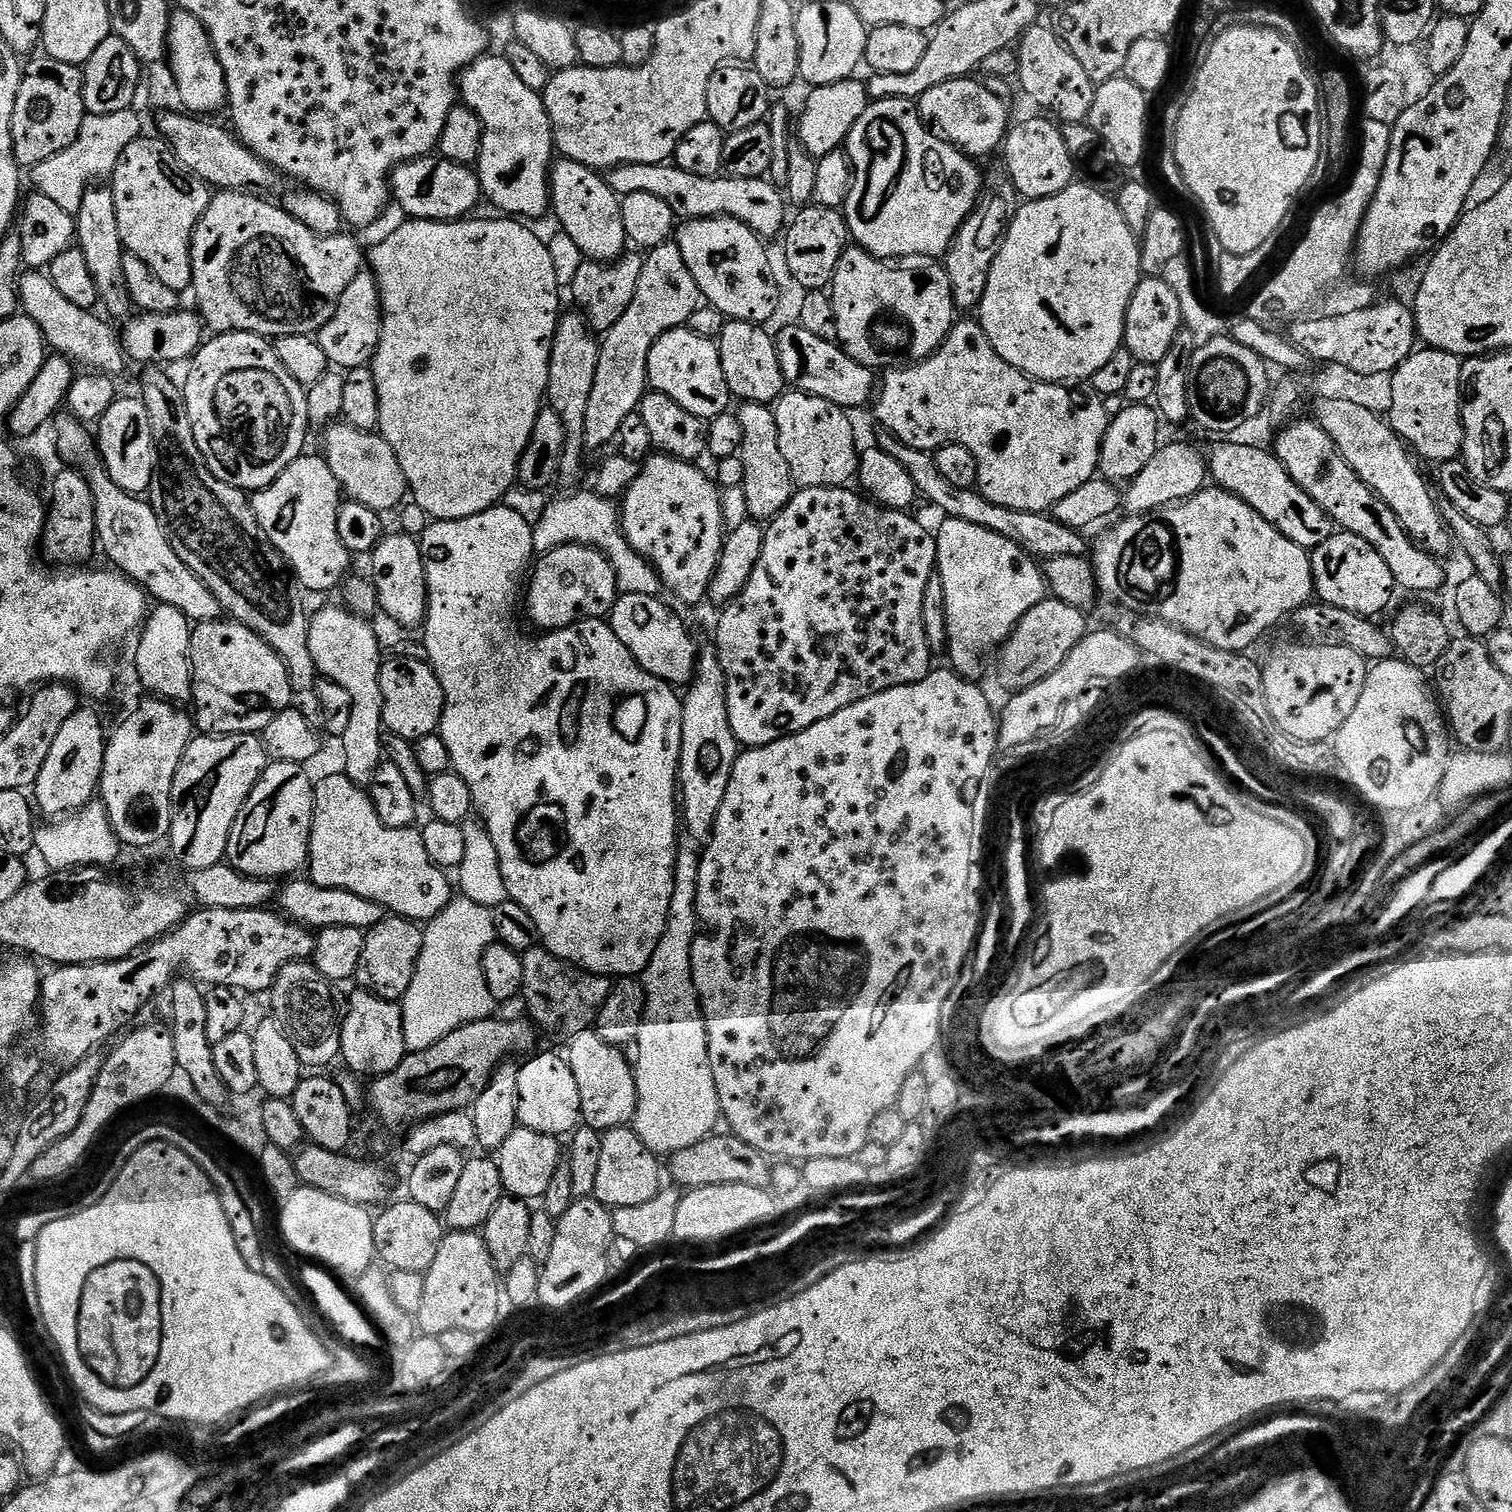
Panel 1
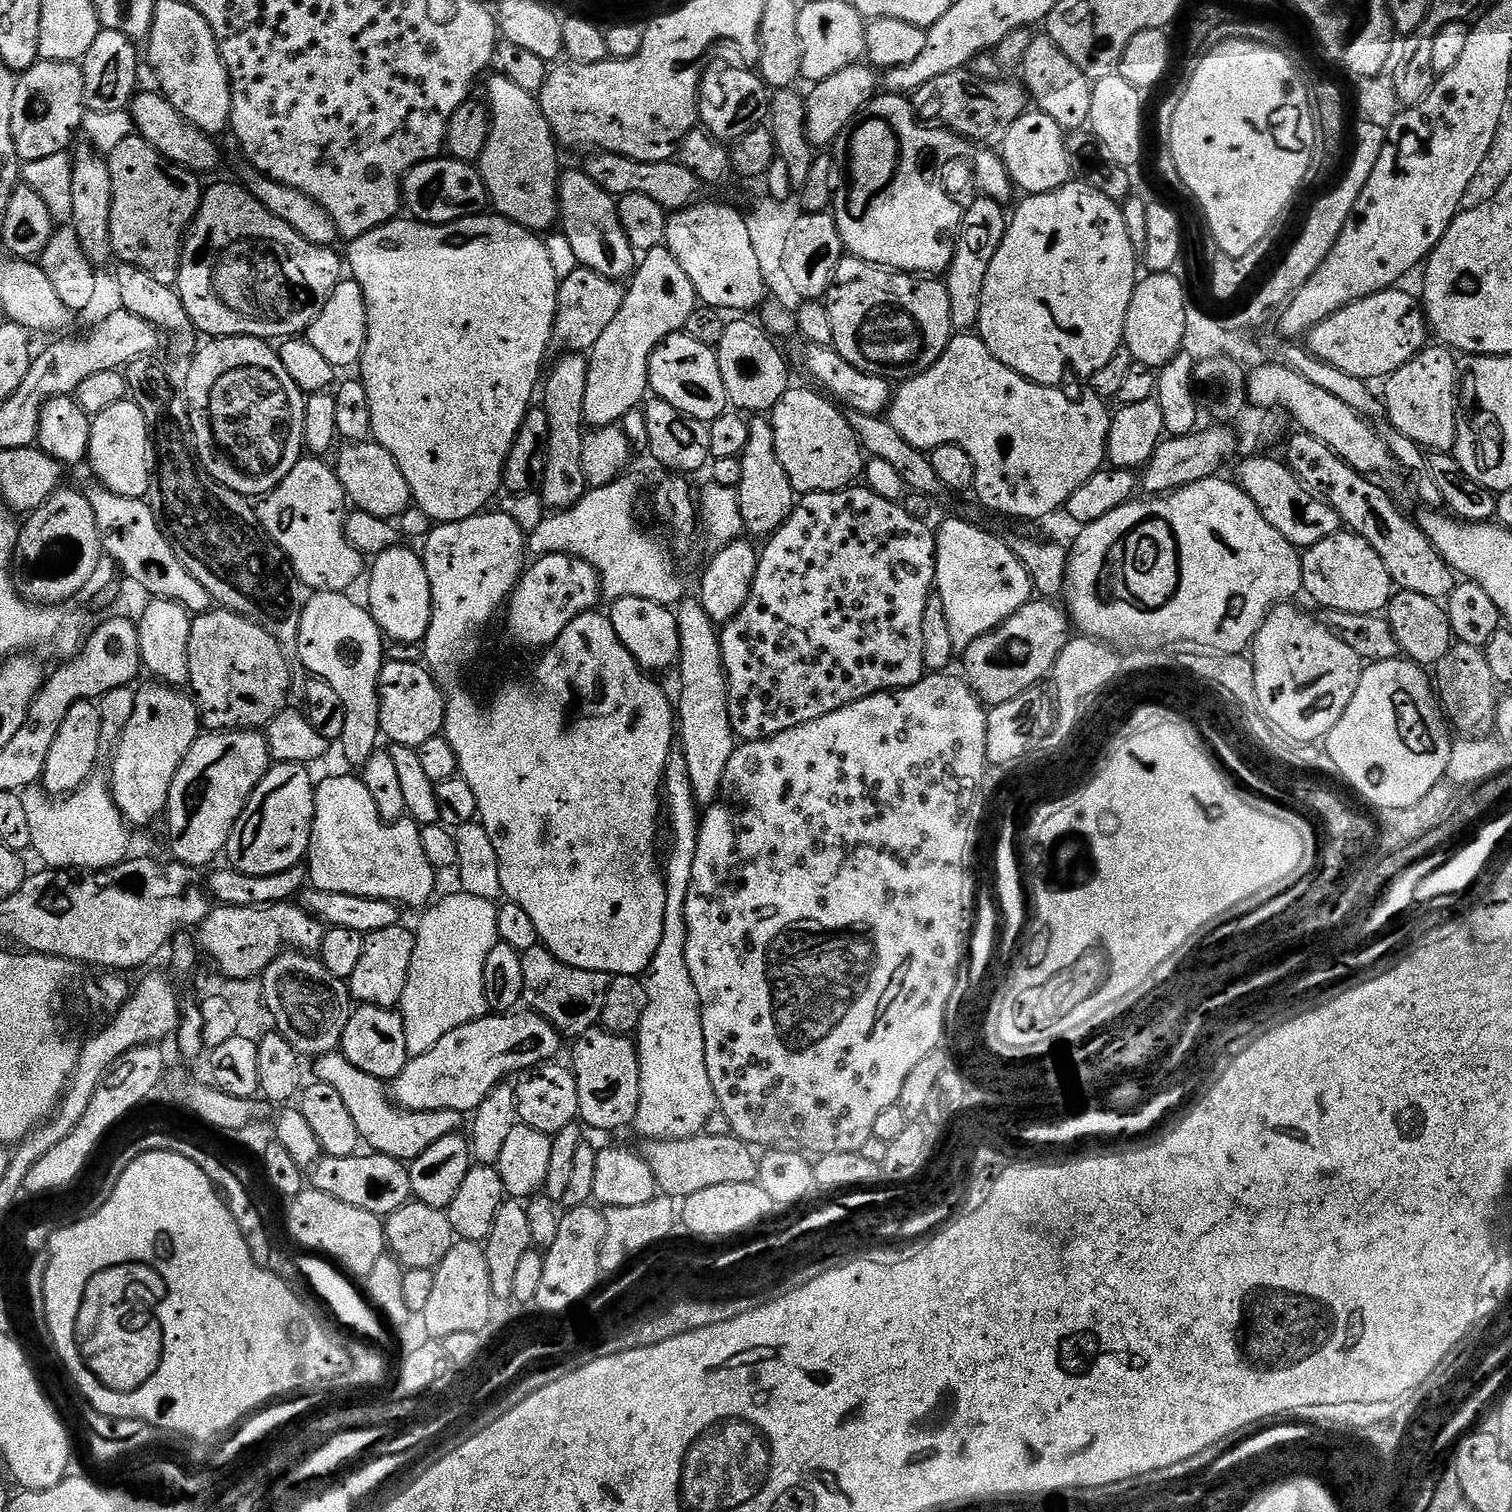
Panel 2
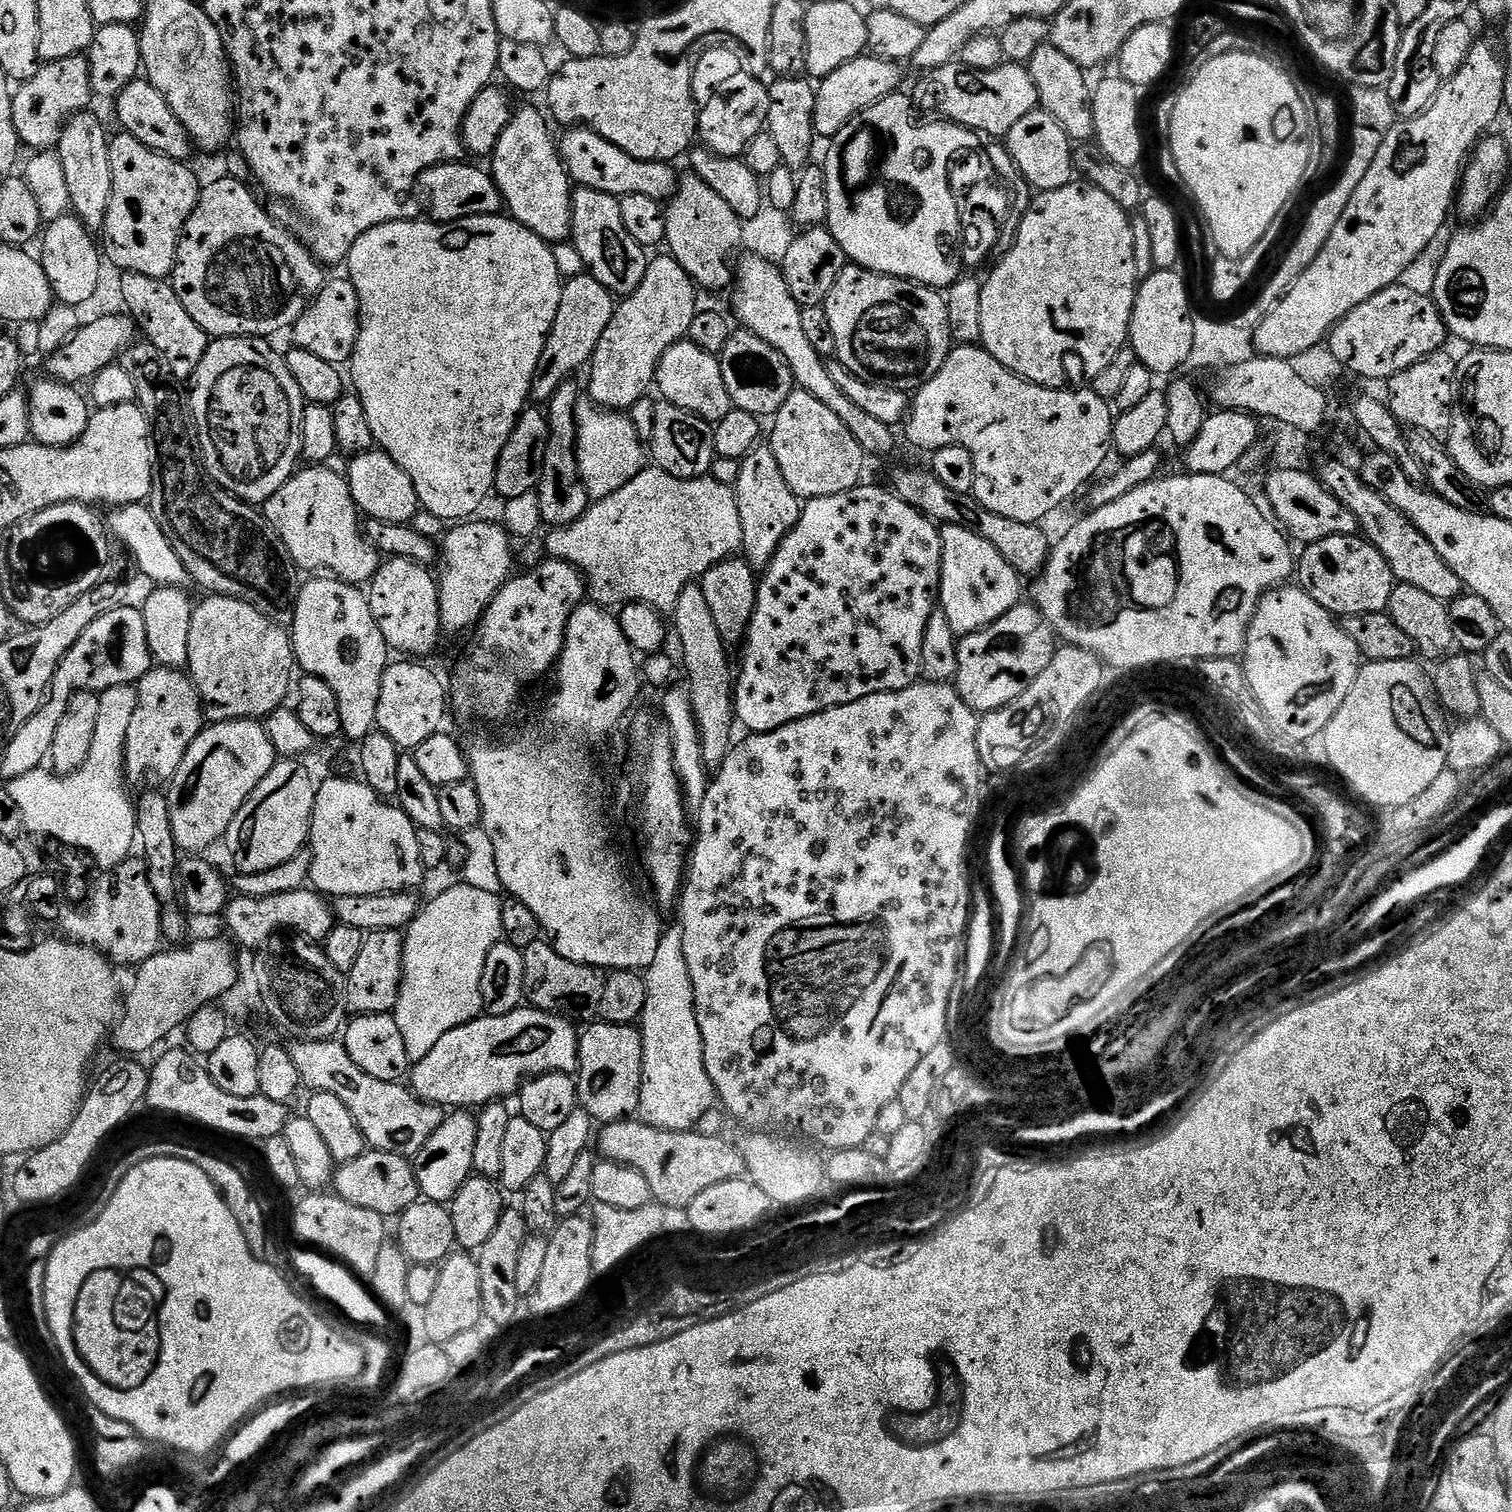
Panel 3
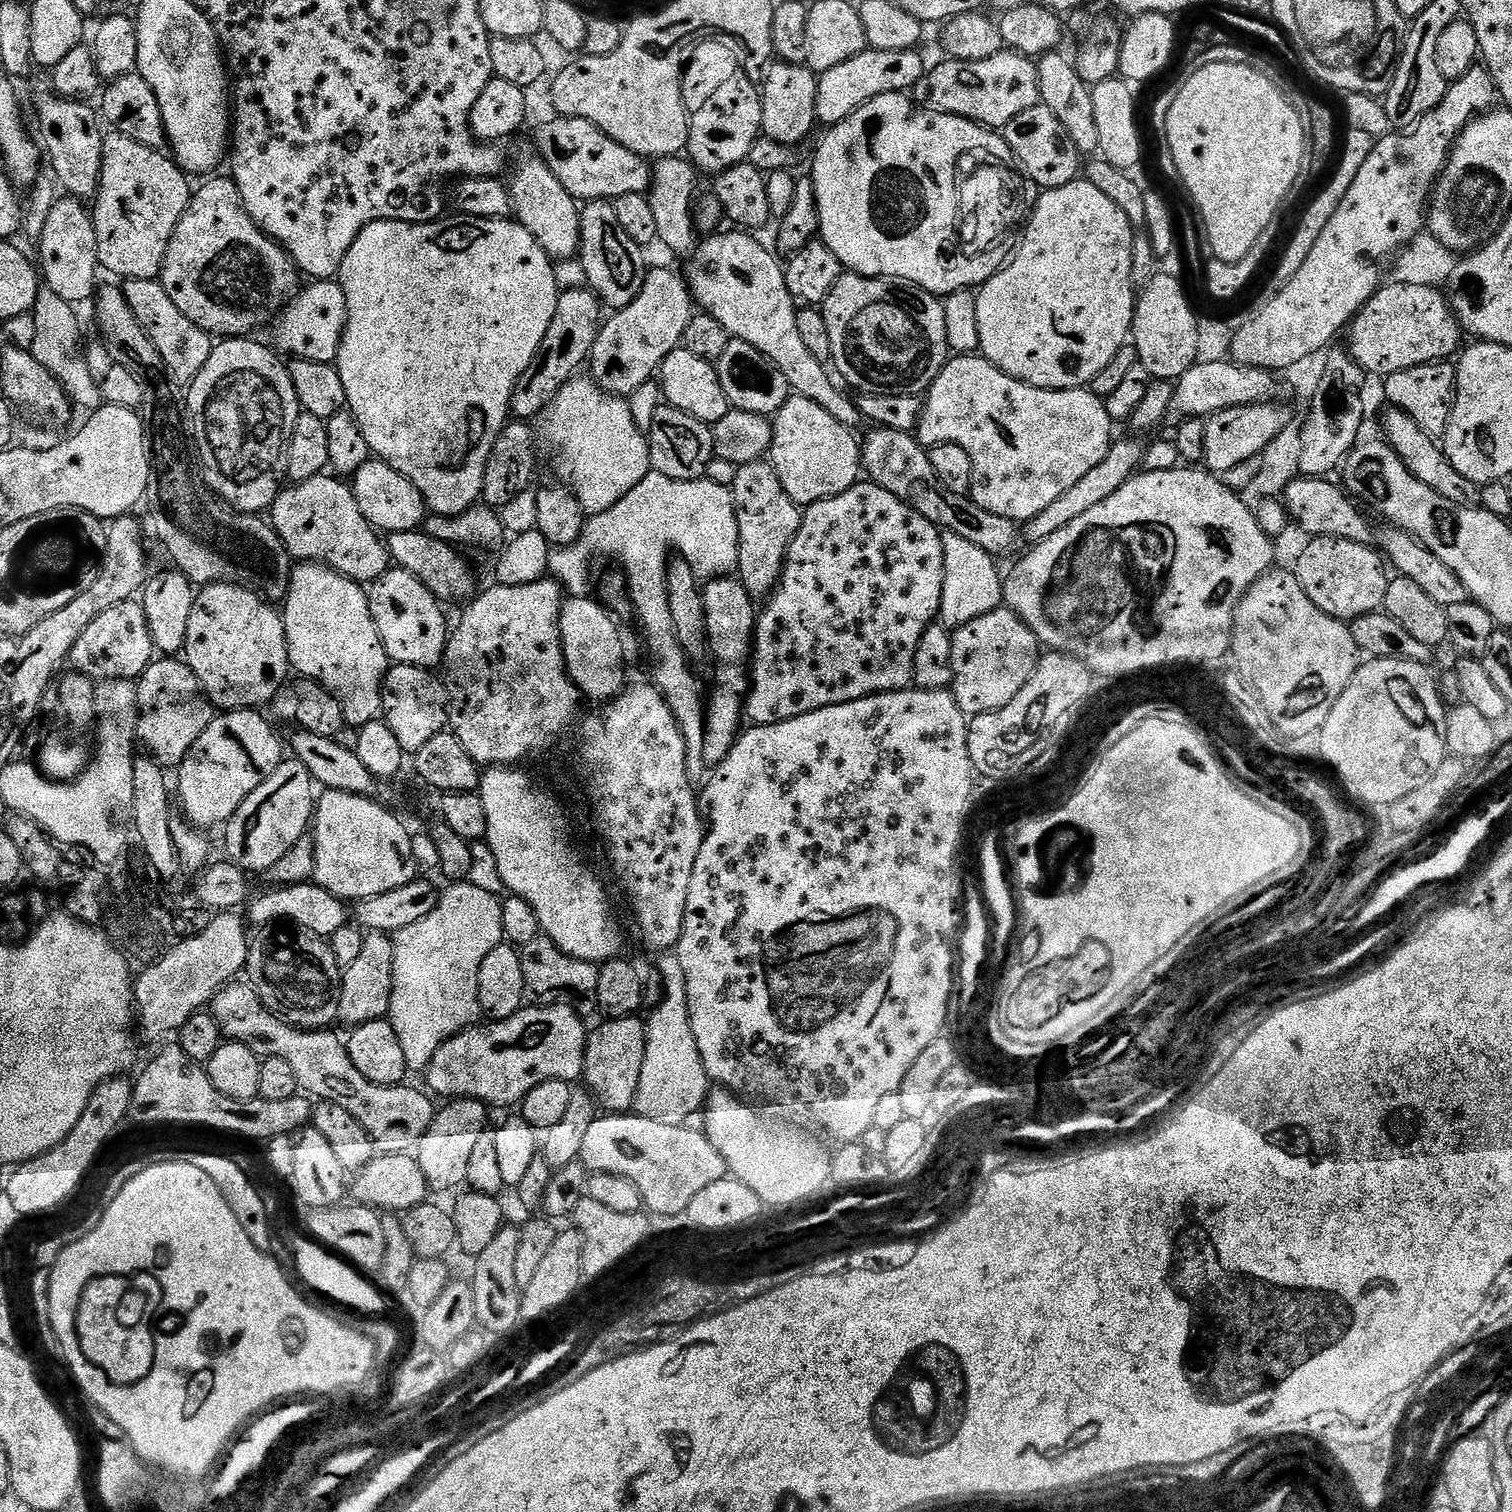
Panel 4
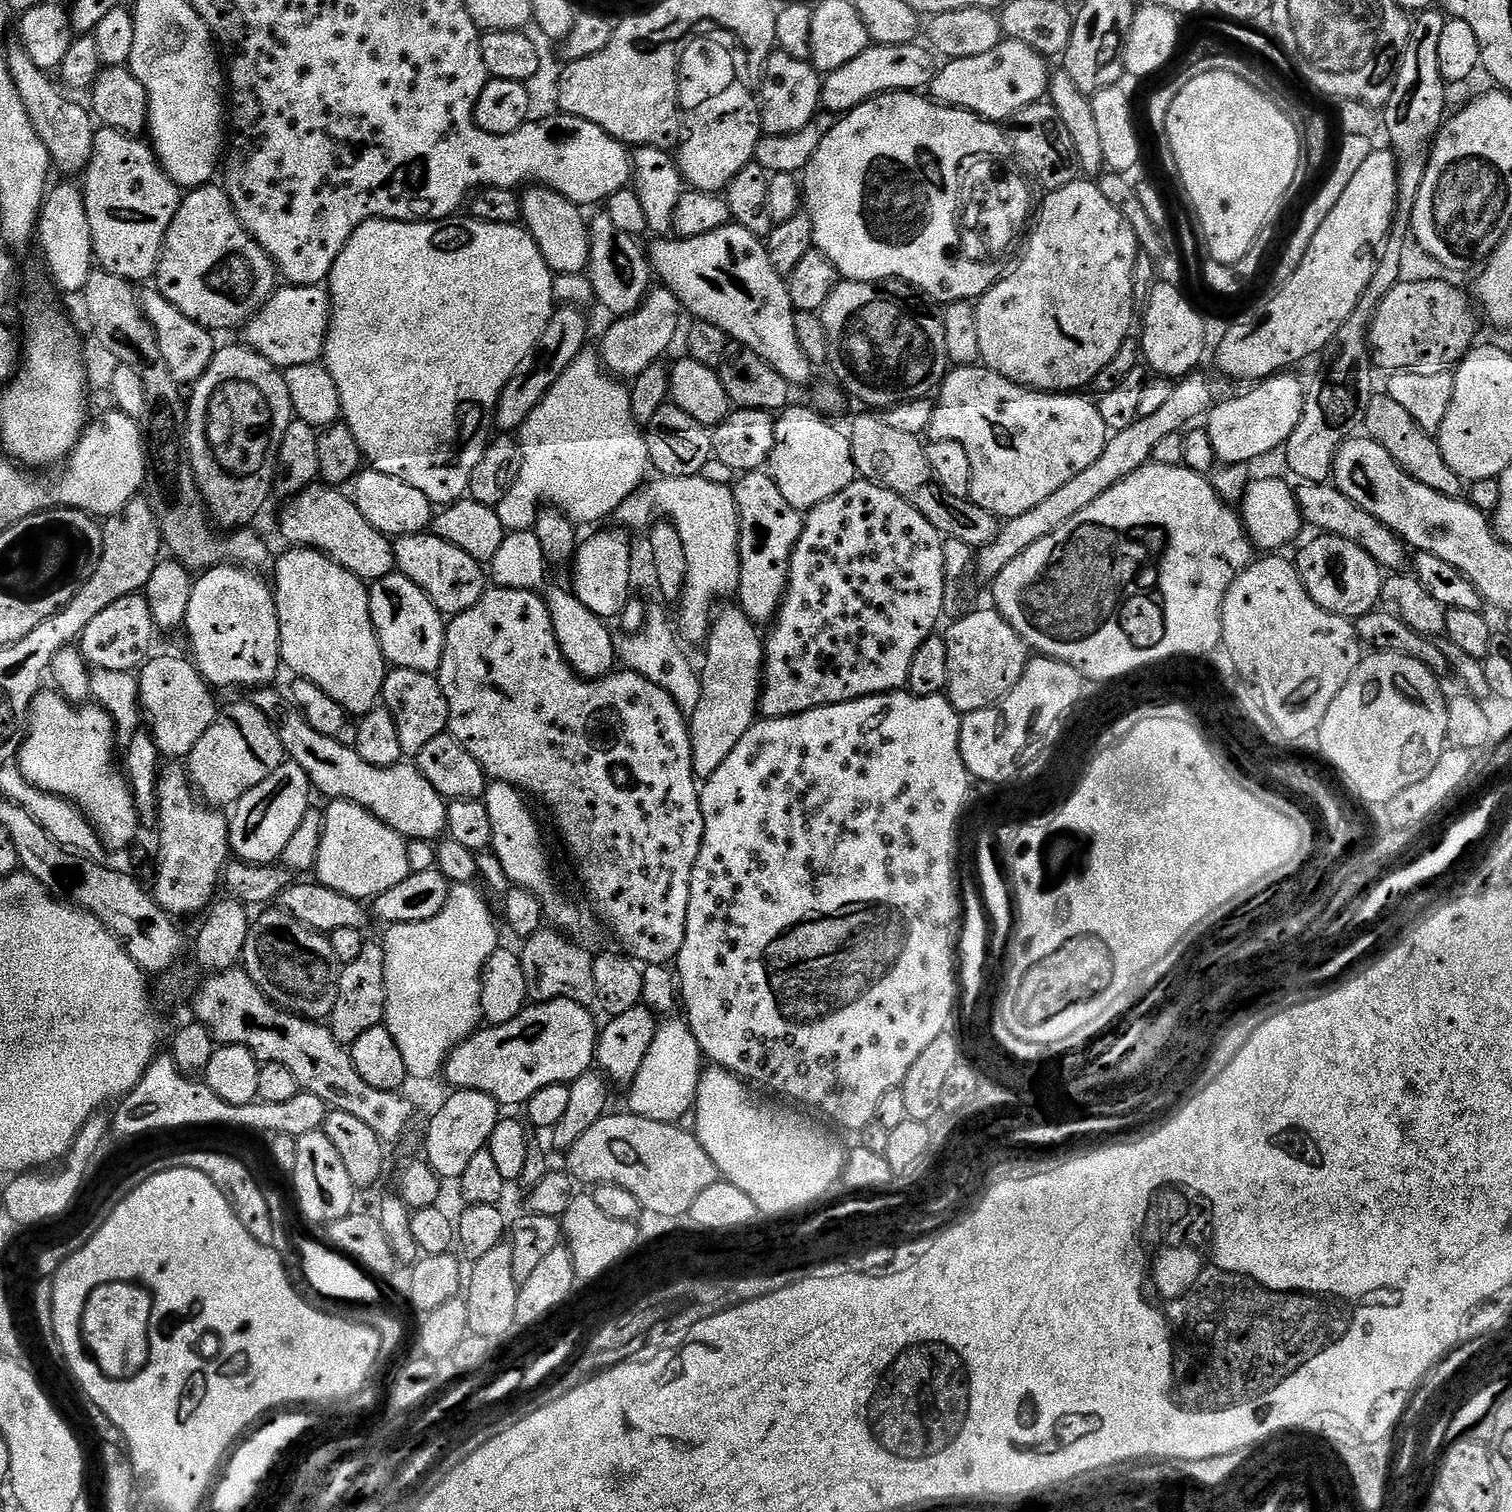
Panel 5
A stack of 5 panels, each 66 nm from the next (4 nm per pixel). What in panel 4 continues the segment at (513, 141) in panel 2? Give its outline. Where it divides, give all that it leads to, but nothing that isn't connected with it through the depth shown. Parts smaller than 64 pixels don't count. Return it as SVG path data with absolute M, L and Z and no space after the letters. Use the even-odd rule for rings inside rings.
M539 155L524 156L516 168L512 180L507 181L508 192L512 195L512 216L516 223L526 226L530 234L546 250L553 261L568 260L580 250L580 210L581 205L558 182L558 178L548 169Z

